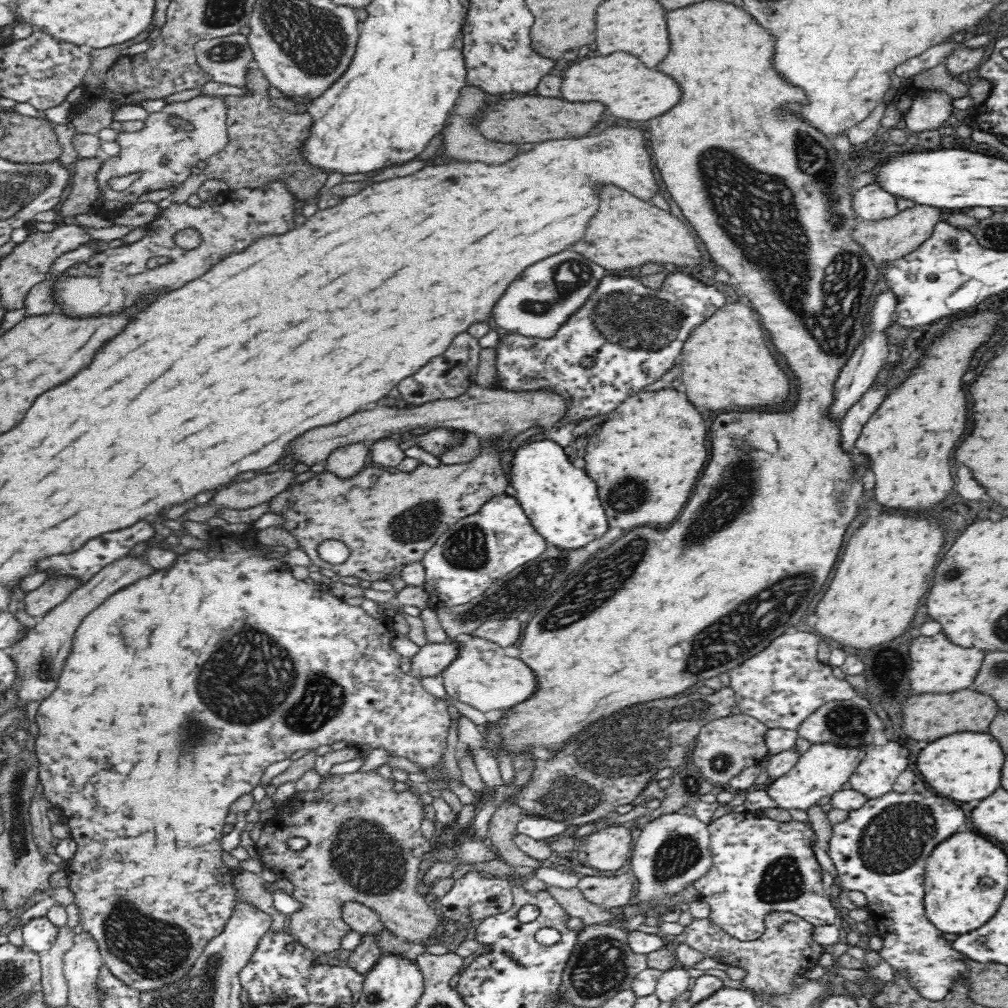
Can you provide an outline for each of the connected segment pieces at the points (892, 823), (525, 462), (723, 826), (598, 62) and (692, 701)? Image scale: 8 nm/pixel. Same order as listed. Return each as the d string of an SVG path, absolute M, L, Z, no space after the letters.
M892 790L882 796L878 796L877 799L867 799L860 808L851 810L846 820L831 825L831 835L824 847L826 849L826 854L832 859L832 864L836 866L838 878L840 878L843 887L848 889L848 891L861 892L866 897L866 907L870 913L870 917L874 920L876 936L882 939L882 949L879 951L881 960L884 960L886 964L890 964L895 974L899 974L900 976L903 974L903 976L909 980L911 987L916 990L922 998L926 998L926 1000L934 1003L948 998L951 988L954 986L954 982L956 982L956 980L961 980L962 977L968 973L969 966L968 963L966 963L966 960L969 958L956 951L956 949L952 947L952 942L944 938L945 933L939 931L938 928L935 928L935 925L932 924L928 919L928 915L926 915L926 907L924 907L926 860L928 860L928 856L930 856L934 847L943 840L946 840L948 836L952 836L956 830L960 830L960 826L962 826L964 822L966 822L966 812L964 812L954 800L950 800L950 798L942 798L942 796L922 796L922 794L918 794L918 792L910 792L910 790L903 793Z
M537 437L531 439L528 444L525 442L508 464L512 472L511 485L516 489L515 497L528 521L534 526L534 530L544 539L547 546L572 552L586 548L594 540L604 538L604 534L610 527L608 516L604 514L604 509L600 506L598 494L596 494L596 484L590 480L585 471L576 468L569 461L563 449L552 440Z
M735 810L713 820L707 826L707 831L709 832L709 851L712 858L712 866L710 866L710 870L706 872L706 875L702 876L702 878L698 878L698 880L694 880L692 886L698 893L698 901L707 903L711 907L709 918L712 919L715 924L718 924L720 928L723 928L725 932L728 932L728 934L740 941L758 941L766 933L765 916L770 912L790 912L791 914L800 916L802 919L810 922L814 927L834 925L836 923L838 910L832 906L832 901L825 895L825 891L823 890L823 868L818 863L816 855L814 854L814 847L812 847L817 840L814 841L815 832L810 821L803 822L791 819L780 822L778 820L770 819L769 817L763 817L756 812L738 812Z
M614 52L570 66L564 76L562 96L570 102L602 102L618 118L650 120L674 108L682 98L682 90L672 76L666 76L656 68L646 68L638 56Z
M722 685L711 694L697 692L680 697L678 693L666 700L650 700L644 704L634 704L632 708L622 708L594 724L588 724L578 736L570 738L557 749L548 749L546 758L535 760L534 774L528 786L514 792L514 801L522 805L524 813L536 813L554 820L583 825L613 814L616 806L631 804L632 800L648 784L654 774L662 768L677 767L685 761L685 750L694 750L701 726L709 720L724 718L735 712L737 702L730 686Z

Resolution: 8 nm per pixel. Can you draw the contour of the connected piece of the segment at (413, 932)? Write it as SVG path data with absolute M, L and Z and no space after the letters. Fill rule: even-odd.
M356 771L351 774L342 774L337 776L330 783L320 783L318 788L314 792L306 792L306 794L294 794L288 800L281 805L291 805L295 808L295 813L276 814L270 820L263 824L261 830L261 836L258 842L256 842L257 853L259 858L277 878L288 879L294 884L294 890L292 890L291 896L295 901L300 903L300 908L296 912L292 912L289 915L288 923L285 930L289 932L290 937L296 941L296 943L302 945L306 949L310 949L316 954L332 952L332 950L338 950L341 948L341 941L351 932L351 927L345 922L342 917L342 904L348 902L348 900L356 900L365 906L368 906L374 912L379 915L379 918L386 926L386 929L390 930L398 940L406 943L413 943L416 945L424 945L427 947L435 942L438 925L441 923L441 917L435 912L435 905L432 904L429 898L423 896L419 892L420 880L418 880L419 865L425 859L424 854L428 854L432 851L433 845L431 839L426 839L426 836L422 833L422 822L426 818L424 806L422 800L417 795L410 791L403 791L396 793L392 791L392 786L395 780L386 780L379 775L376 775L374 771L371 773L360 773ZM290 838L303 838L307 843L302 850L294 850L288 845Z

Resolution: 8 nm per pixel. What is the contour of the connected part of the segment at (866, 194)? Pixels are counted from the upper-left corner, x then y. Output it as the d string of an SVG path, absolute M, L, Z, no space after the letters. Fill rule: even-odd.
M874 181L854 192L854 211L867 221L882 220L898 214L898 200L898 195Z

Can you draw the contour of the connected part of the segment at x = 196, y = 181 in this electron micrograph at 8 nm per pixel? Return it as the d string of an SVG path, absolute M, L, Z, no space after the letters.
M253 65L248 72L246 89L251 90L249 96L225 97L228 107L227 127L228 145L206 161L206 170L199 175L189 178L171 193L169 199L176 204L184 204L192 194L197 194L204 182L211 179L224 179L229 188L238 189L258 188L268 184L274 178L284 180L297 200L310 199L312 195L324 188L329 178L326 169L316 167L306 159L304 144L310 138L312 117L308 112L293 114L274 107L267 95L269 80L263 72Z

